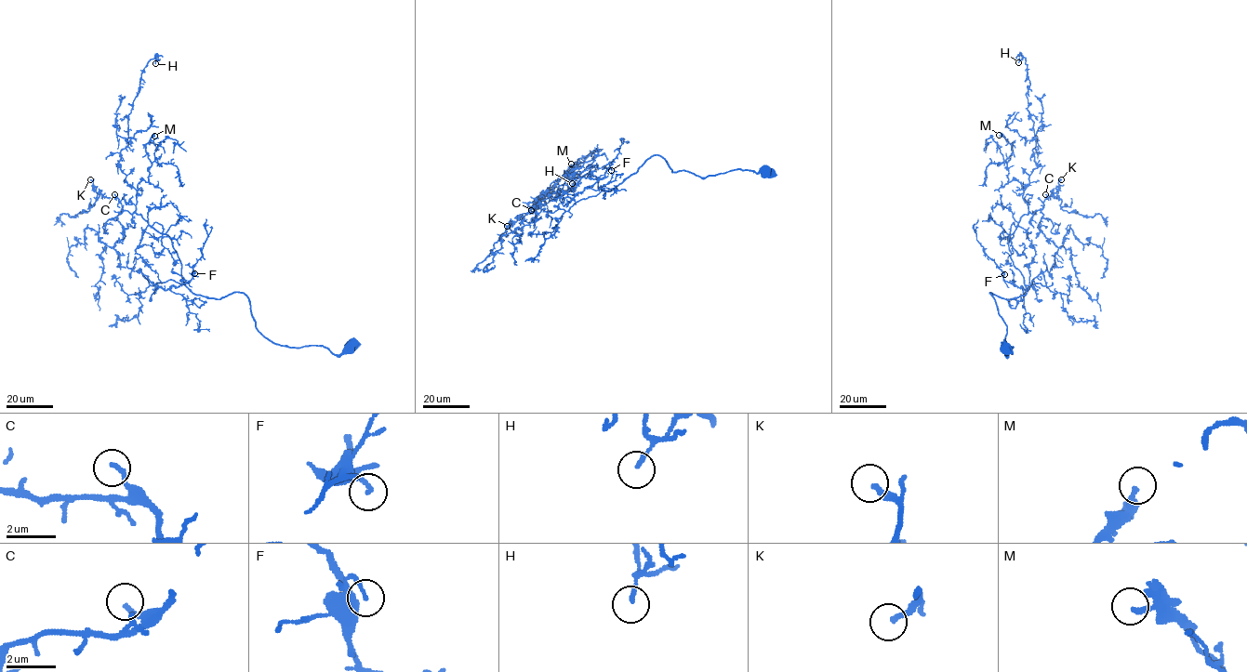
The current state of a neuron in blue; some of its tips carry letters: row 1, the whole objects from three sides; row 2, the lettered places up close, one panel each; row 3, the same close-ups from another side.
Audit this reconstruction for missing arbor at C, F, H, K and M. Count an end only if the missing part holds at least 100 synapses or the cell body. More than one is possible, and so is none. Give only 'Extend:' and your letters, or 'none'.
Extend: C, K

